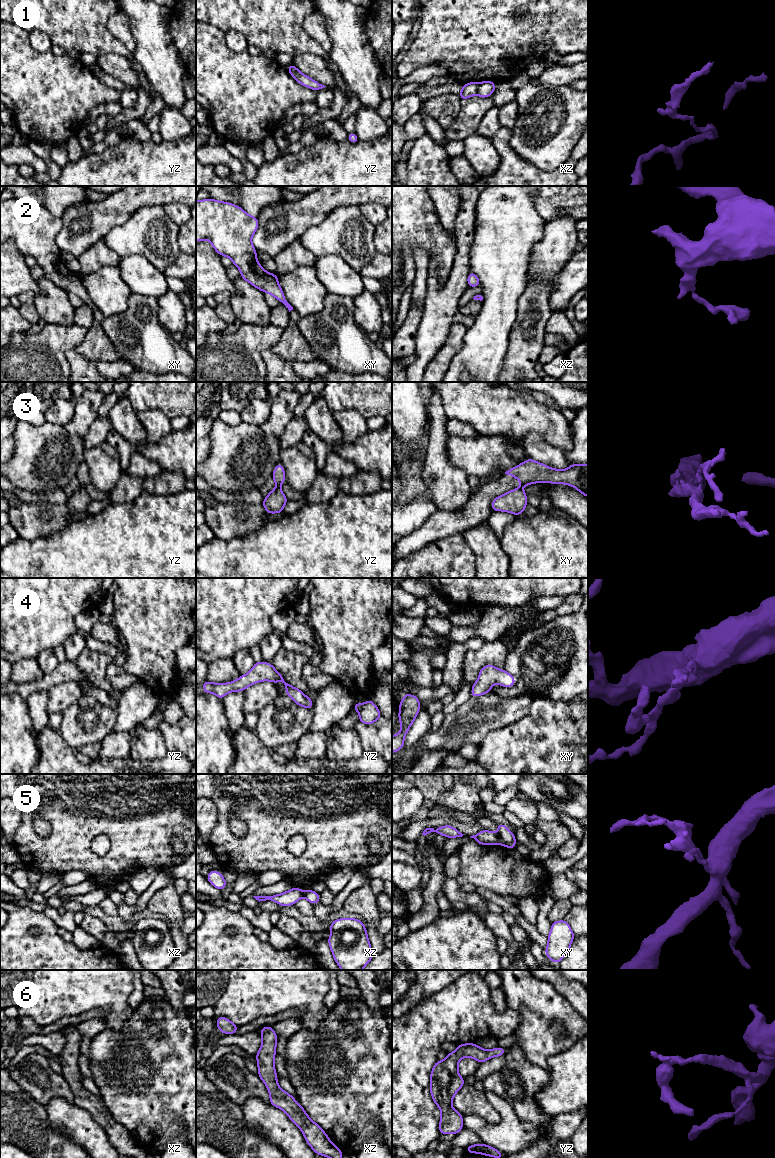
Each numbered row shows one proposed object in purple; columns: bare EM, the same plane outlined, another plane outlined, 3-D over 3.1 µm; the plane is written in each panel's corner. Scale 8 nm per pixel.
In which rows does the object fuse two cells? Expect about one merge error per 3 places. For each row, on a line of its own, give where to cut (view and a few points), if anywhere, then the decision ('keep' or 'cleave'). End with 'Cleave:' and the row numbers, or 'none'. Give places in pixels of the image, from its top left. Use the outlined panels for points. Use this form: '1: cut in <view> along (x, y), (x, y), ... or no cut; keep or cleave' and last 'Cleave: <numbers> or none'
1: cut in xz along (478, 83), (478, 91), (476, 93); cleave
2: no cut; keep
3: cut in yz along (276, 486), (279, 488); cleave
4: no cut; keep
5: cut in xy along (497, 835), (501, 843); cleave
6: no cut; keep
Cleave: 1, 3, 5

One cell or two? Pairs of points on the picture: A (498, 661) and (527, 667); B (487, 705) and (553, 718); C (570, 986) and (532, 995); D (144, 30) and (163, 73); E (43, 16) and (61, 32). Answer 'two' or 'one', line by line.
A: two
B: two
C: two
D: one
E: one

